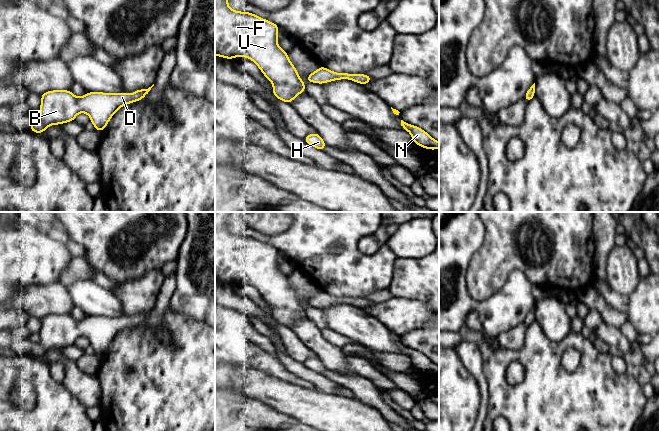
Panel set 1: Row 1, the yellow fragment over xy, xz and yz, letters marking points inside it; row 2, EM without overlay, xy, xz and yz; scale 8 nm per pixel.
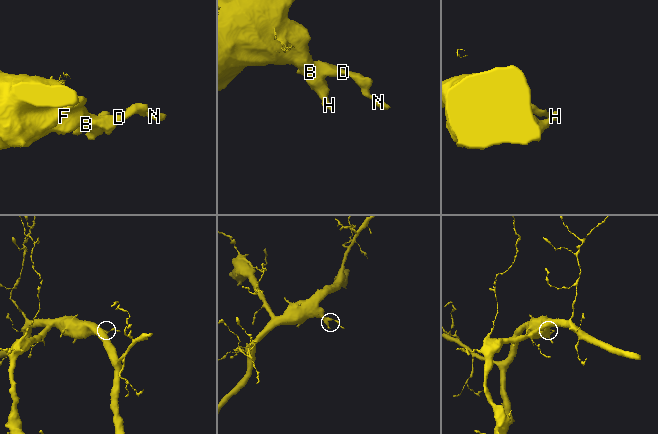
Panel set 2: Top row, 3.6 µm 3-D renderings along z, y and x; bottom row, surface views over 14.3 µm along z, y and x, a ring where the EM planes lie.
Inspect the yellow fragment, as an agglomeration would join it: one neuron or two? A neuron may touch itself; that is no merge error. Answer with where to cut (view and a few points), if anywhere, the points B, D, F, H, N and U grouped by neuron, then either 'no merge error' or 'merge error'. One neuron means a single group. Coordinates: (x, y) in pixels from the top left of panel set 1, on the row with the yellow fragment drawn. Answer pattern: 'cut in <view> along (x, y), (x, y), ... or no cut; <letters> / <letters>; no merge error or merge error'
no cut; B D F H N U; no merge error

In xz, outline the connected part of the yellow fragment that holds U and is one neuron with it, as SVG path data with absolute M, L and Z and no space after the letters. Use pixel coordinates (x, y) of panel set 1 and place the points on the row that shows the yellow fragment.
M215 0L215 56L225 59L246 57L253 61L271 82L274 96L291 103L297 95L306 91L288 53L278 45L279 26L251 12L233 10L228 0Z

